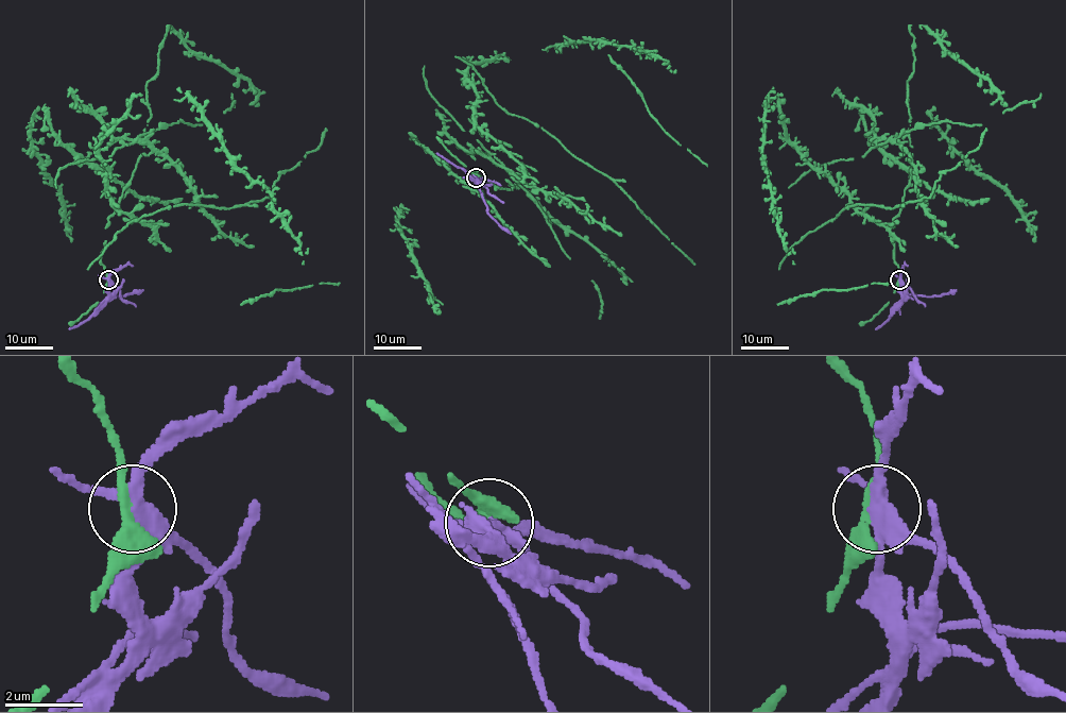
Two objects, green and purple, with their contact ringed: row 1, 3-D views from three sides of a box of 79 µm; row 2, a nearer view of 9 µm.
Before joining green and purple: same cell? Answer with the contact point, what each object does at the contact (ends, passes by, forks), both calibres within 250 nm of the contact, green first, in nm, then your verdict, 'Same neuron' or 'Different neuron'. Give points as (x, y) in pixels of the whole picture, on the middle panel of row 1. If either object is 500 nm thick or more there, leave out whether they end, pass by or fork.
Place: (476, 177). At the ring green passes by. At the ring purple forks. Thickness 260 nm (green) against 320 nm. Different neuron

